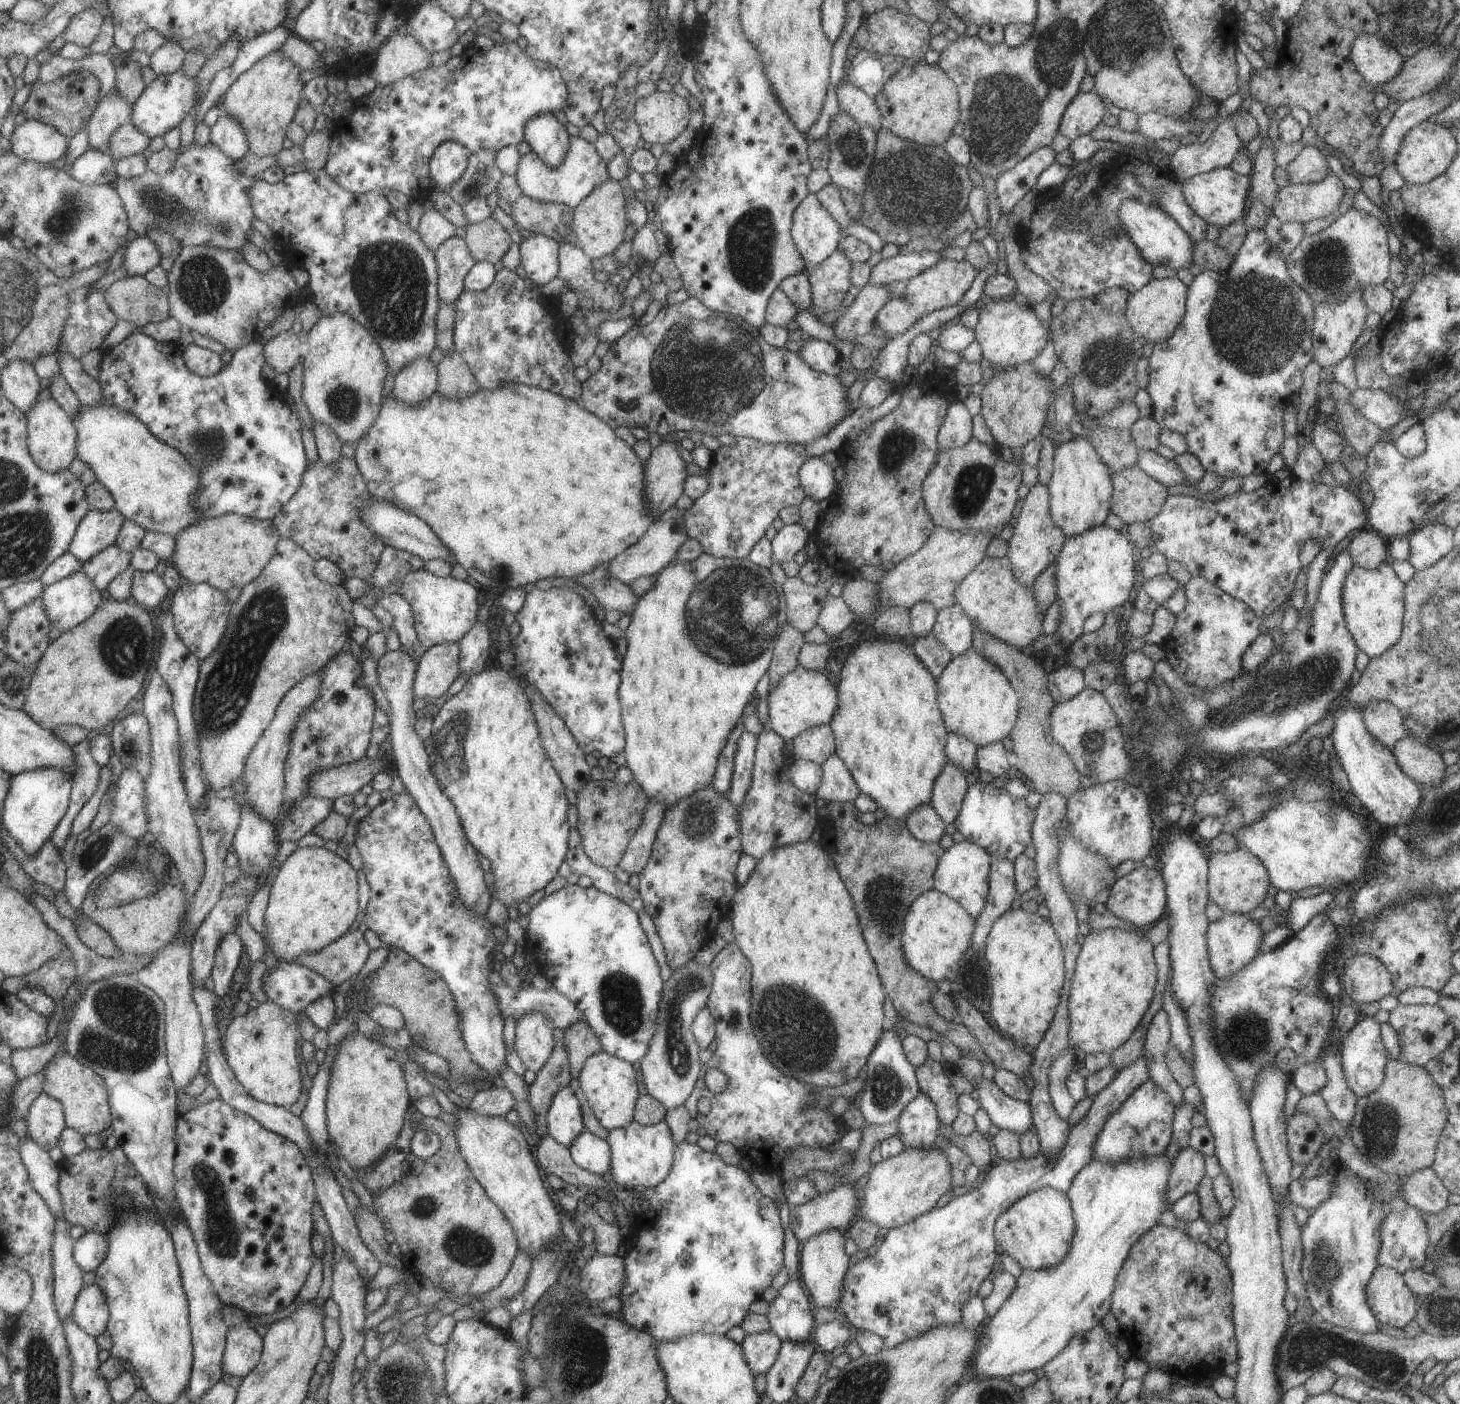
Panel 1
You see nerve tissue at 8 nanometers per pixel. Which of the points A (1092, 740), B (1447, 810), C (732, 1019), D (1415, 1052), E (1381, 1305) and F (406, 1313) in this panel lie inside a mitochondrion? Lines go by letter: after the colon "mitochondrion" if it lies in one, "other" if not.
A: mitochondrion
B: mitochondrion
C: mitochondrion
D: other
E: other
F: other

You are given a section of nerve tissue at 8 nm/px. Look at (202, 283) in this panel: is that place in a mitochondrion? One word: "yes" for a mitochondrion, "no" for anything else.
yes

